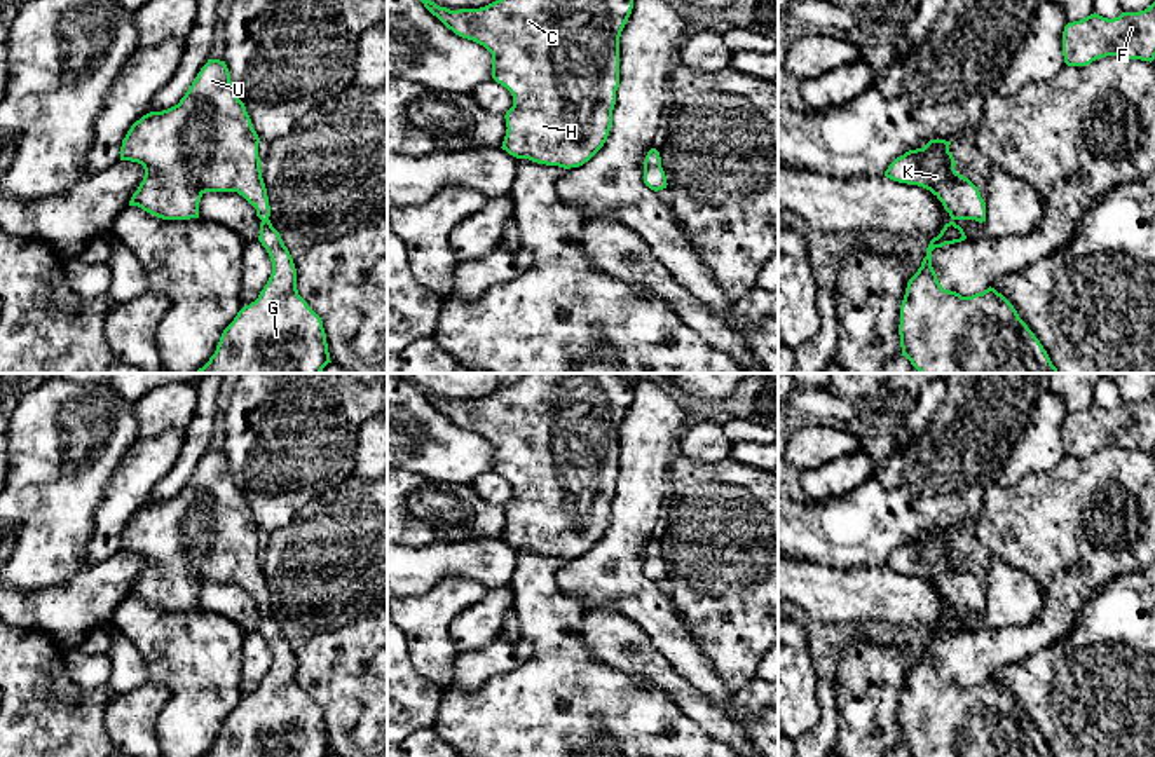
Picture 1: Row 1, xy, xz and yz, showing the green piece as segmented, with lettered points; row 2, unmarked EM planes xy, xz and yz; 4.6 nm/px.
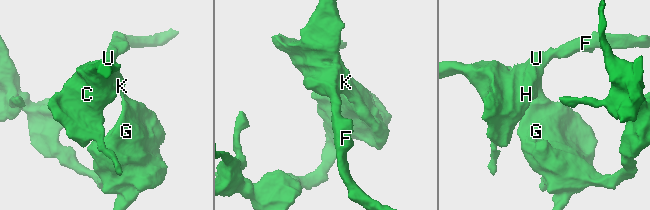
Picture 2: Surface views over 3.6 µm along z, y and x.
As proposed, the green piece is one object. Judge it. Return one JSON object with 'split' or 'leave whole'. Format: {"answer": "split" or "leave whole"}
{"answer": "leave whole"}

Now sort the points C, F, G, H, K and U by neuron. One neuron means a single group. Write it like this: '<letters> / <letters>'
C F G H K U

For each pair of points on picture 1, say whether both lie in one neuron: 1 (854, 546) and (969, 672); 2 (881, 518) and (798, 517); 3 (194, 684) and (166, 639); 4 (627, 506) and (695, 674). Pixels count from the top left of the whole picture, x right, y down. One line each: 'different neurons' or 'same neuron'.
1: different neurons
2: same neuron
3: same neuron
4: same neuron

